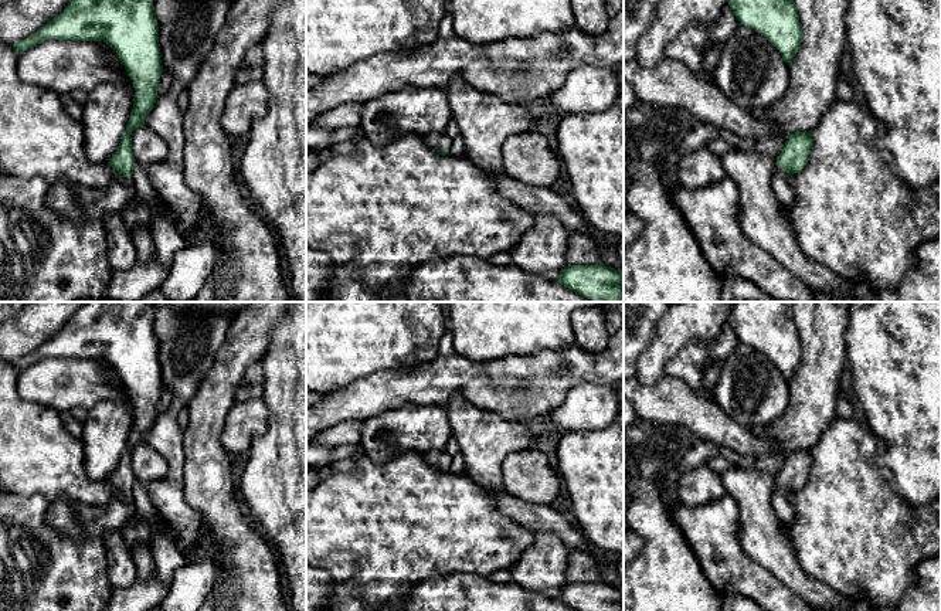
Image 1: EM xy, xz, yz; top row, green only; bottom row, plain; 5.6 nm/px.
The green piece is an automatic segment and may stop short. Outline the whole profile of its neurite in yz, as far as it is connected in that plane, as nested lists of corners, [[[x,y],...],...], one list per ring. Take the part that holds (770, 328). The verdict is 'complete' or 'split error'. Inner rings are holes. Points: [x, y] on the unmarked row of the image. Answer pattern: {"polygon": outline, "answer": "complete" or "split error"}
{"polygon": [[[734,302],[728,323],[740,343],[770,357],[791,386],[804,359],[794,302]]], "answer": "complete"}

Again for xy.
{"polygon": [[[86,302],[58,333],[33,353],[14,361],[13,366],[20,373],[45,357],[103,359],[116,370],[120,381],[133,398],[136,411],[126,449],[118,468],[108,479],[116,489],[115,495],[106,506],[78,503],[72,509],[75,520],[84,530],[81,540],[68,539],[48,525],[50,500],[44,496],[0,492],[0,611],[106,611],[113,587],[108,578],[105,533],[120,529],[136,512],[132,496],[136,478],[132,469],[130,452],[136,445],[146,442],[145,434],[153,427],[159,415],[157,403],[163,388],[159,342],[153,323],[153,305],[150,302]]], "answer": "split error"}

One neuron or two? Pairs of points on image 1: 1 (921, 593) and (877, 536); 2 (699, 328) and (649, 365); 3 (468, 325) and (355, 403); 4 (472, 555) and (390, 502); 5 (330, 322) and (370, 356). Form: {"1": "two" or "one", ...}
{"1": "two", "2": "one", "3": "two", "4": "one", "5": "one"}

